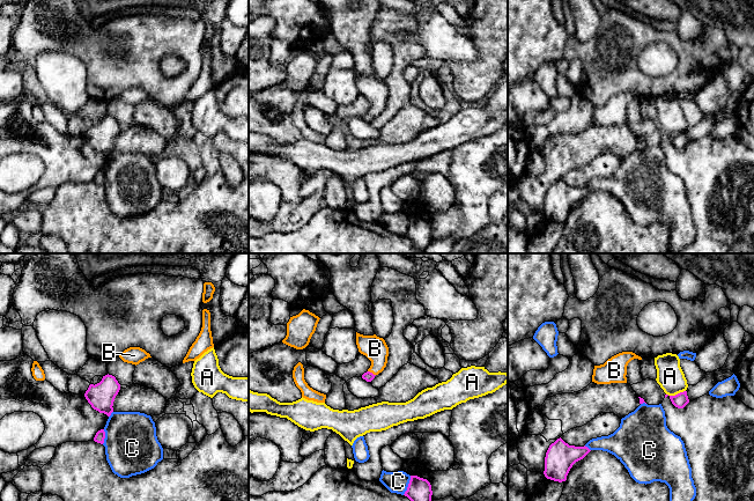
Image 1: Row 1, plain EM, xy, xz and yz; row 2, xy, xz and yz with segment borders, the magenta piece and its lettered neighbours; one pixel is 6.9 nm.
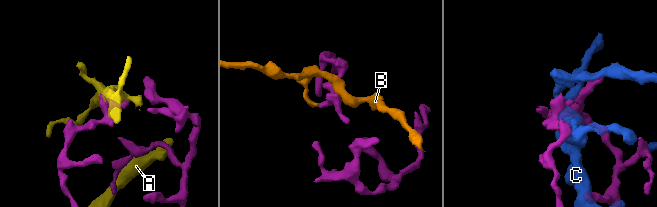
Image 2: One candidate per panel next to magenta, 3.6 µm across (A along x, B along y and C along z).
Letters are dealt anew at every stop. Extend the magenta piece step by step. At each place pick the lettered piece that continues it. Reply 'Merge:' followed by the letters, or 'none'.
Merge: B

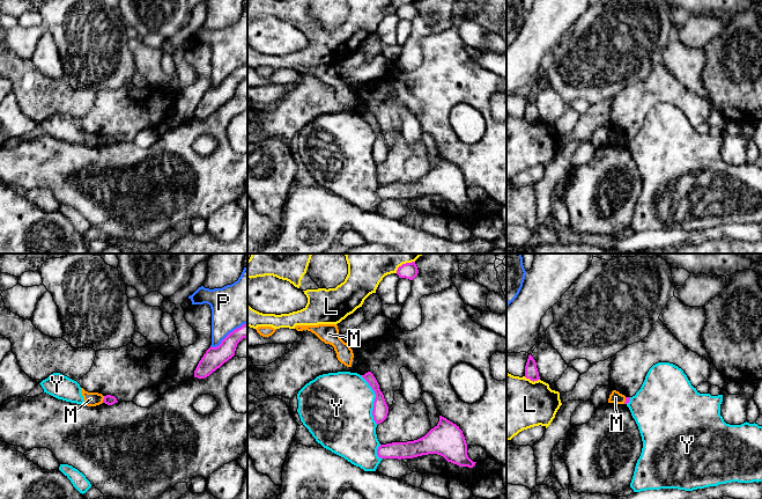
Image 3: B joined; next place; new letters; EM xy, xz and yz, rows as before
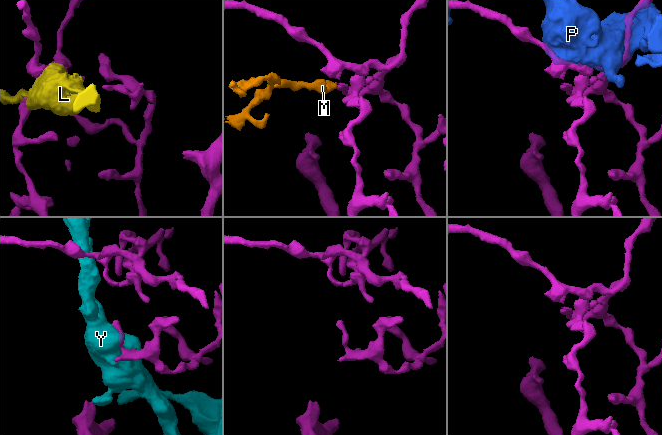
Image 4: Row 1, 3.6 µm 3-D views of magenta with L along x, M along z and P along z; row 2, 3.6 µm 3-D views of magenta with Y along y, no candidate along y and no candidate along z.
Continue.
Merge: none

